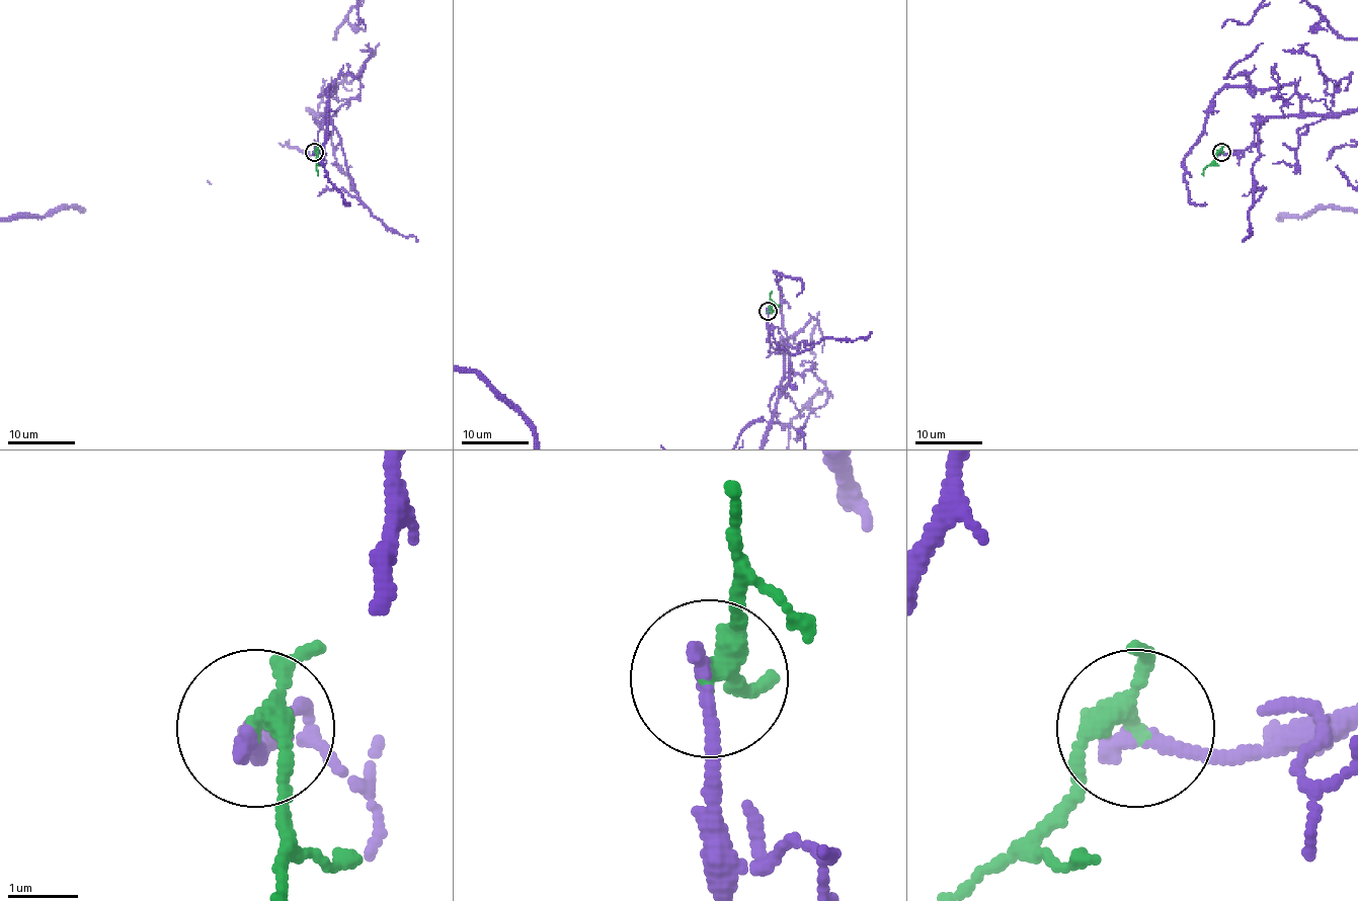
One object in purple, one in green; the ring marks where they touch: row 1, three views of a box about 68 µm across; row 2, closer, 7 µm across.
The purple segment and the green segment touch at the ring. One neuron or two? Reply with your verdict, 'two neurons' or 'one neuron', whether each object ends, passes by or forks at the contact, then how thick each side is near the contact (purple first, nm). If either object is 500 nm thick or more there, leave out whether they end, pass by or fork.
one neuron; purple ends; green passes by; calibres 240 and 280 nm

